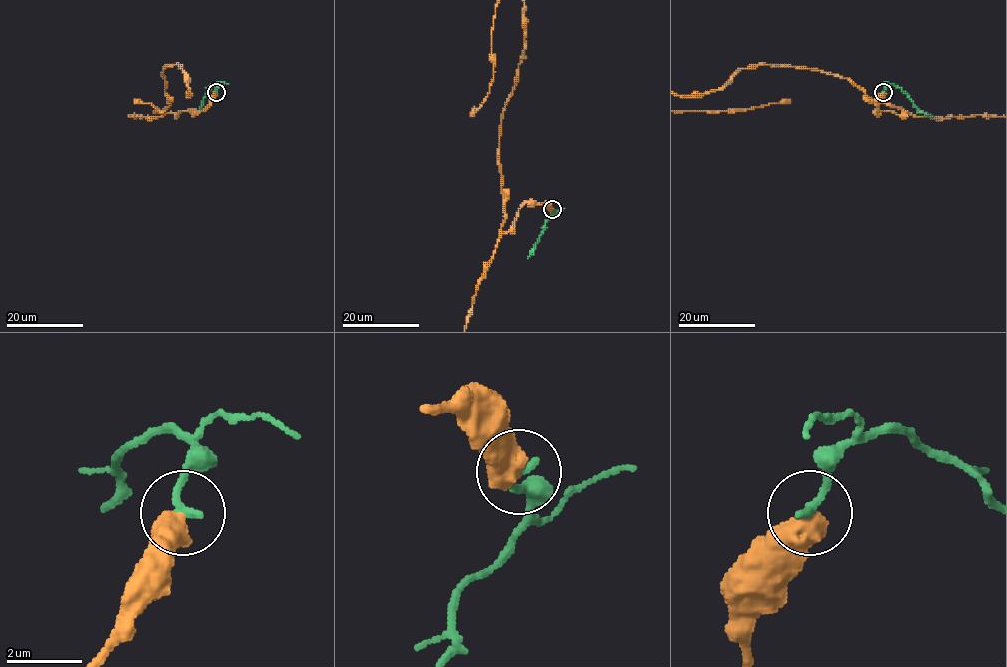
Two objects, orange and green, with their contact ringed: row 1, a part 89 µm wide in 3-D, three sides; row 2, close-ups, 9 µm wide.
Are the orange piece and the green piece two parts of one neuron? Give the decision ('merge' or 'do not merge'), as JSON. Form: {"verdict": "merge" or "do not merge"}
{"verdict": "do not merge"}

